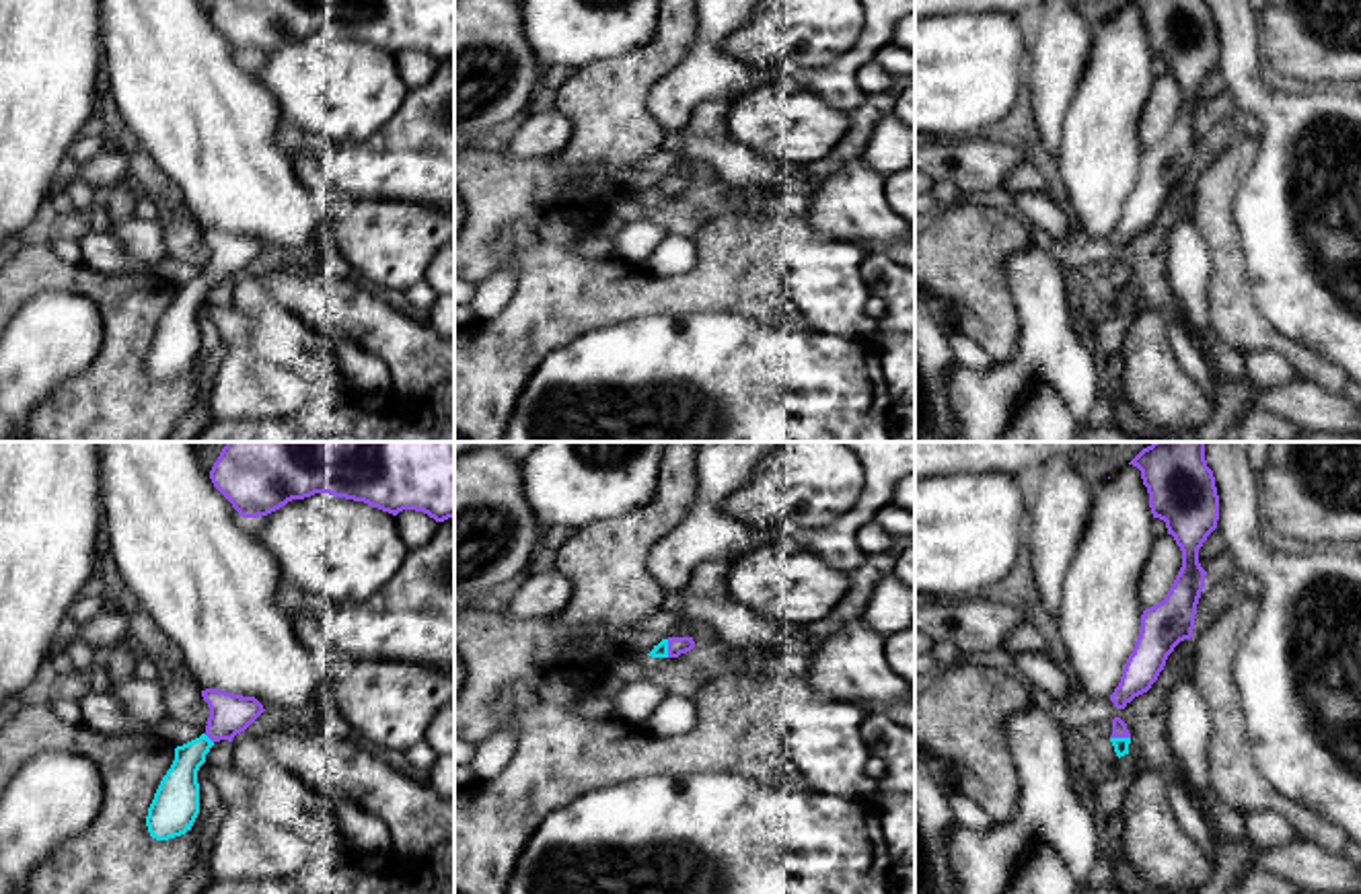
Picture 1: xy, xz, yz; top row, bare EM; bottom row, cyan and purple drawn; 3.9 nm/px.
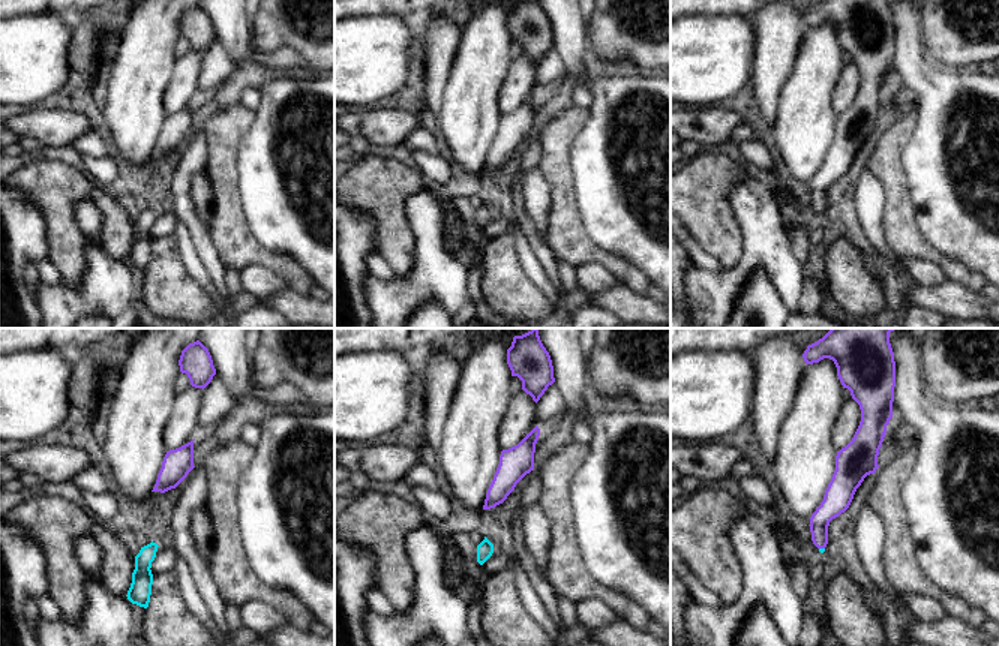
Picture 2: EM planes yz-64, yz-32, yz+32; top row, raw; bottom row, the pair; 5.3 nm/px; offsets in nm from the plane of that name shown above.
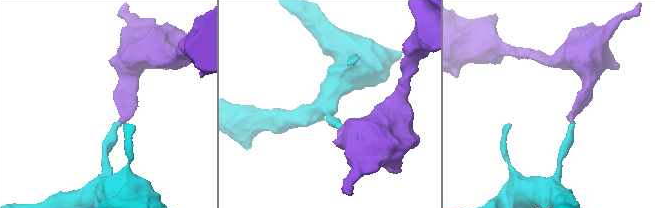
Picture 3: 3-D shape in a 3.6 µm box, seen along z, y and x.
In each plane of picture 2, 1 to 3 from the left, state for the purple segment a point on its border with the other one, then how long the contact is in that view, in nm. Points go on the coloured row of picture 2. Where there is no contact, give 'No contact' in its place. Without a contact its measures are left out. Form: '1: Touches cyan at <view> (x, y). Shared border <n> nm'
1: No contact
2: No contact
3: Touches cyan at yz+32 (822, 549). Shared border 30 nm

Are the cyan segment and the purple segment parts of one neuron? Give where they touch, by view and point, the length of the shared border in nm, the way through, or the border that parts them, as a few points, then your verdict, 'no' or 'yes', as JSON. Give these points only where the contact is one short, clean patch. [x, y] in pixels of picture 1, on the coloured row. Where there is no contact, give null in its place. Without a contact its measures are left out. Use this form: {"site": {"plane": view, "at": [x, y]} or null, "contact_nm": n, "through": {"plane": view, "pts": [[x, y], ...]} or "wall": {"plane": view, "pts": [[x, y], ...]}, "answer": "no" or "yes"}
{"site": {"plane": "yz", "at": [1121, 738]}, "contact_nm": 80, "through": {"plane": "yz", "pts": [[1121, 744], [1121, 738], [1119, 728]]}, "answer": "yes"}

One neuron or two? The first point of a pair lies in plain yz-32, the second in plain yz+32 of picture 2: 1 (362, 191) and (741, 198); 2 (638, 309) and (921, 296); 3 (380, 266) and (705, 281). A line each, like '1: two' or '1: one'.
1: two
2: one
3: two

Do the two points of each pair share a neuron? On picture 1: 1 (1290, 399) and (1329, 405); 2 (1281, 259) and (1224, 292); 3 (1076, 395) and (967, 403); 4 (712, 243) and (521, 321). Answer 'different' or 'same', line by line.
1: same
2: different
3: same
4: same

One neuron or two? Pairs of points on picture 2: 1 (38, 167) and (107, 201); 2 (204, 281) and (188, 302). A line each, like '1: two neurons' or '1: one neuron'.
1: one neuron
2: two neurons

